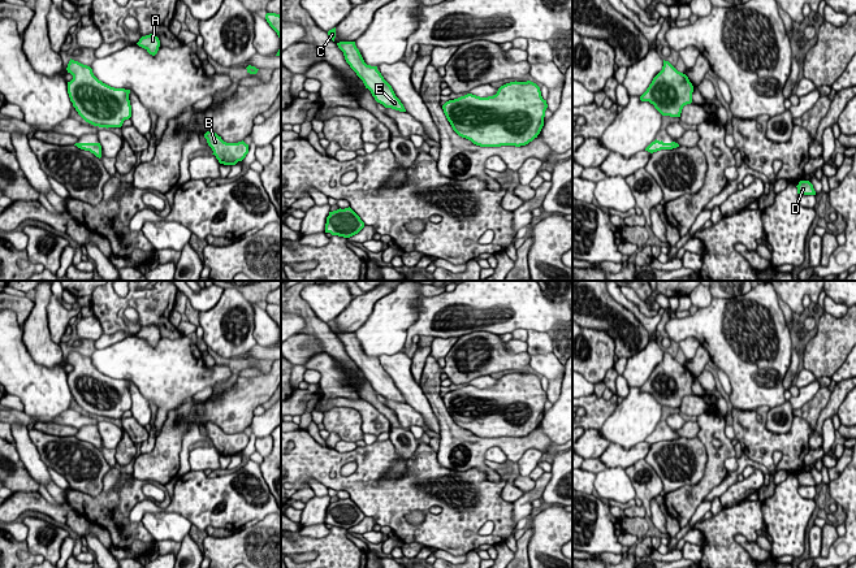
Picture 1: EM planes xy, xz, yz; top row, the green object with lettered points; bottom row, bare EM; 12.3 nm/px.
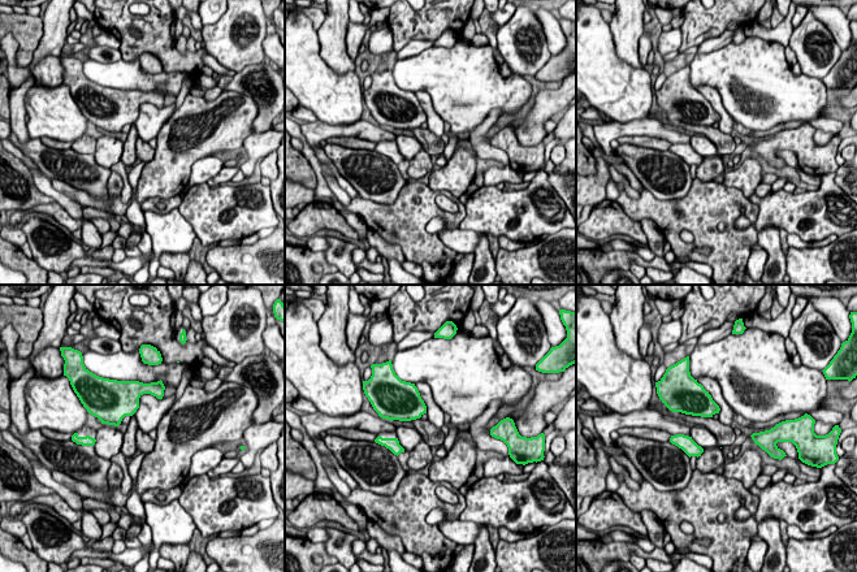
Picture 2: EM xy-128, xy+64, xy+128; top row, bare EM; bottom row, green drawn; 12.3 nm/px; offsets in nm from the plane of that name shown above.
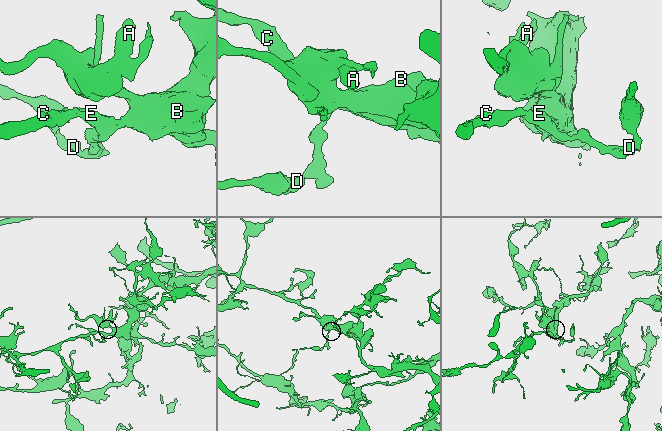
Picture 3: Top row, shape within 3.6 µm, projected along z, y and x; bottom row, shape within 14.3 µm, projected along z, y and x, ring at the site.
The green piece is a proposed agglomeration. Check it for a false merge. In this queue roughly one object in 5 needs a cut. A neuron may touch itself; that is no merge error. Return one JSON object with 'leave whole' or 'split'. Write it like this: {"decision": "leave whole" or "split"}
{"decision": "leave whole"}

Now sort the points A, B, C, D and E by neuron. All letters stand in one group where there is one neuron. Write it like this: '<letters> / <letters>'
A B C D E

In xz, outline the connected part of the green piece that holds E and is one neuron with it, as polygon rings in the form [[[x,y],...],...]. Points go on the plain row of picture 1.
[[[340,333],[338,339],[343,343],[346,354],[363,372],[375,391],[385,399],[406,403],[401,391],[395,387],[392,377],[384,370],[377,357],[367,356],[355,337],[355,333]]]

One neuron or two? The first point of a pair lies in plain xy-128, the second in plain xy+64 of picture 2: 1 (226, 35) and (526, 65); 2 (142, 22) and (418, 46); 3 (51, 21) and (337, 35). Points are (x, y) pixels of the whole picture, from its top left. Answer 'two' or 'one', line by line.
1: one
2: two
3: two

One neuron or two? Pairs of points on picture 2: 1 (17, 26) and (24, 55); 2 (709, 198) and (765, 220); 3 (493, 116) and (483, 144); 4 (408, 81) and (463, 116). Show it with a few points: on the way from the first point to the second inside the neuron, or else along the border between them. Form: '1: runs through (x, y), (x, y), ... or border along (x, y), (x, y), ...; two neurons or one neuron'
1: runs through (24, 33), (24, 48); one neuron
2: border along (747, 198), (757, 206), (757, 232); two neurons
3: runs through (488, 122), (483, 129), (483, 138); one neuron
4: runs through (421, 81), (425, 81), (450, 105); one neuron

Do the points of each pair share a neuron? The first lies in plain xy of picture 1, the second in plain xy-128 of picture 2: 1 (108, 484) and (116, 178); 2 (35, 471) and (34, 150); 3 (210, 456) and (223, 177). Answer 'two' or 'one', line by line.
1: one
2: two
3: two

